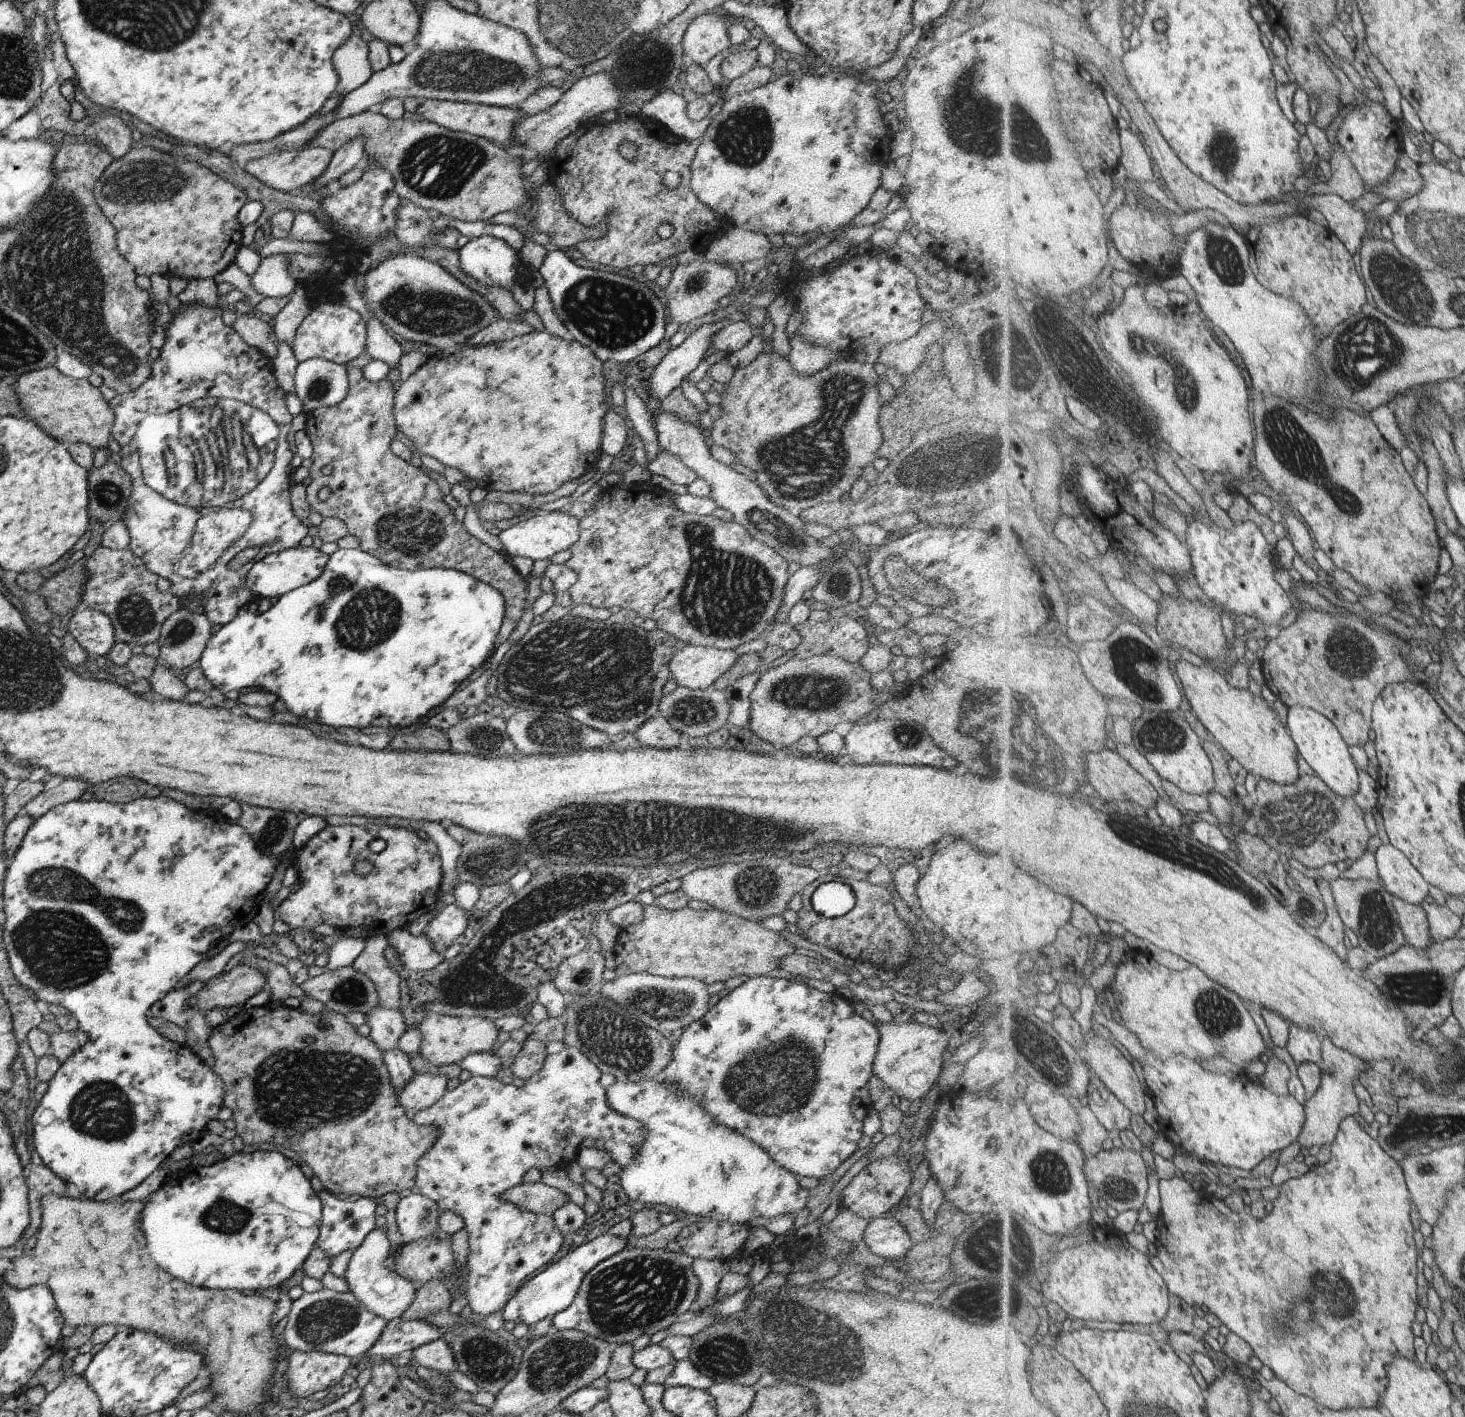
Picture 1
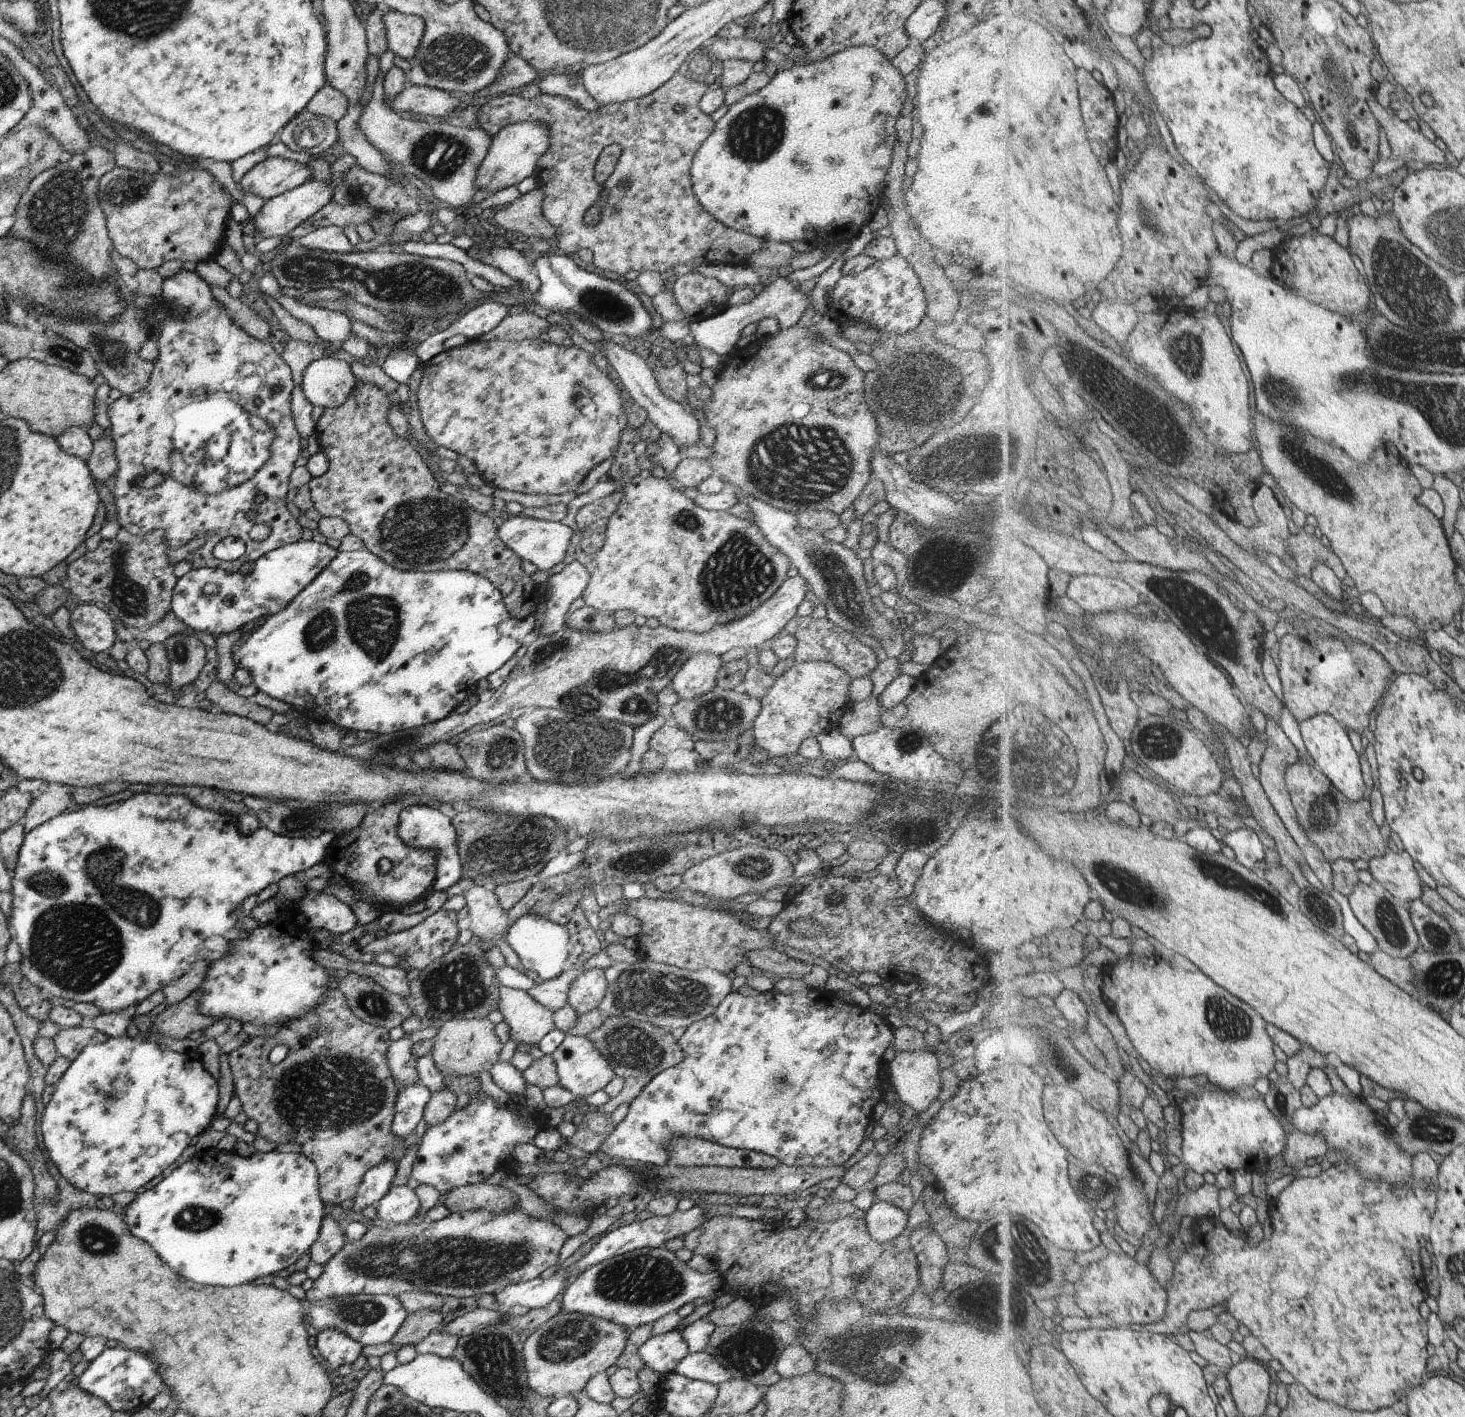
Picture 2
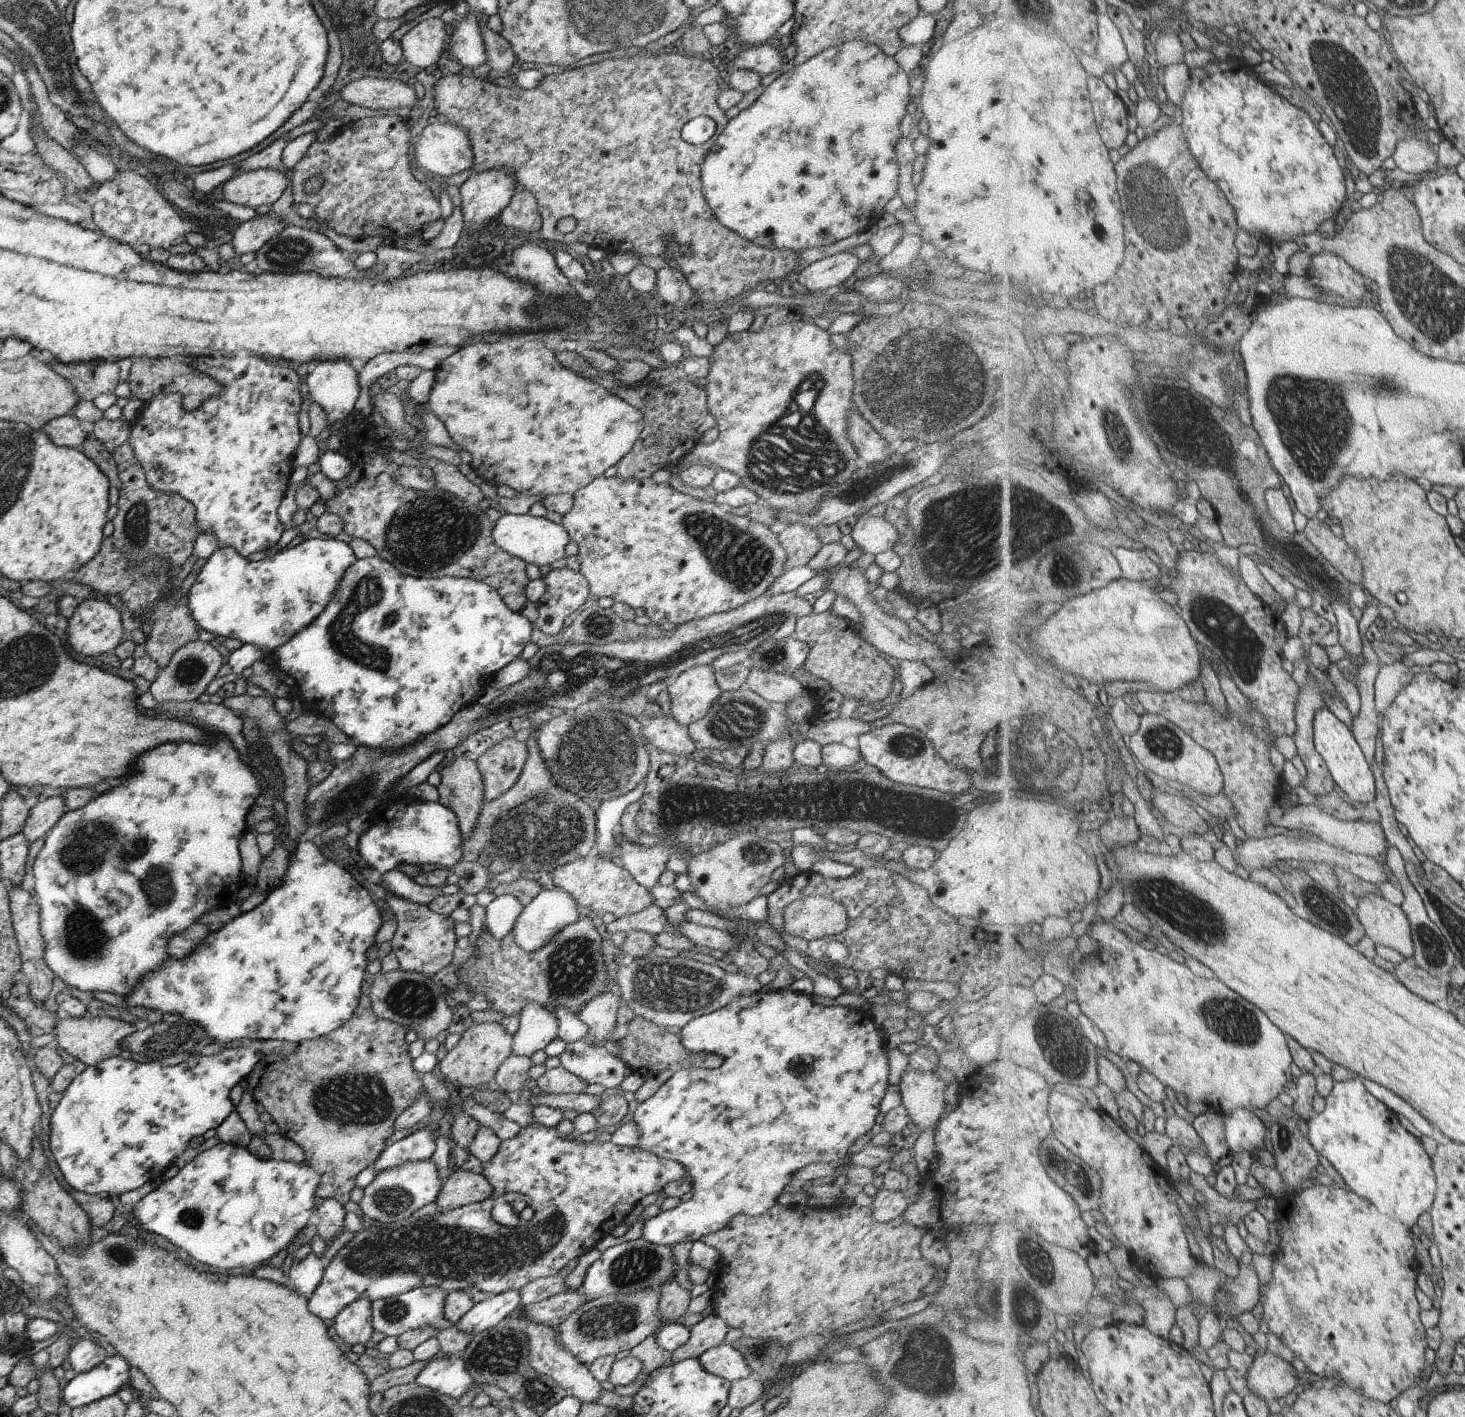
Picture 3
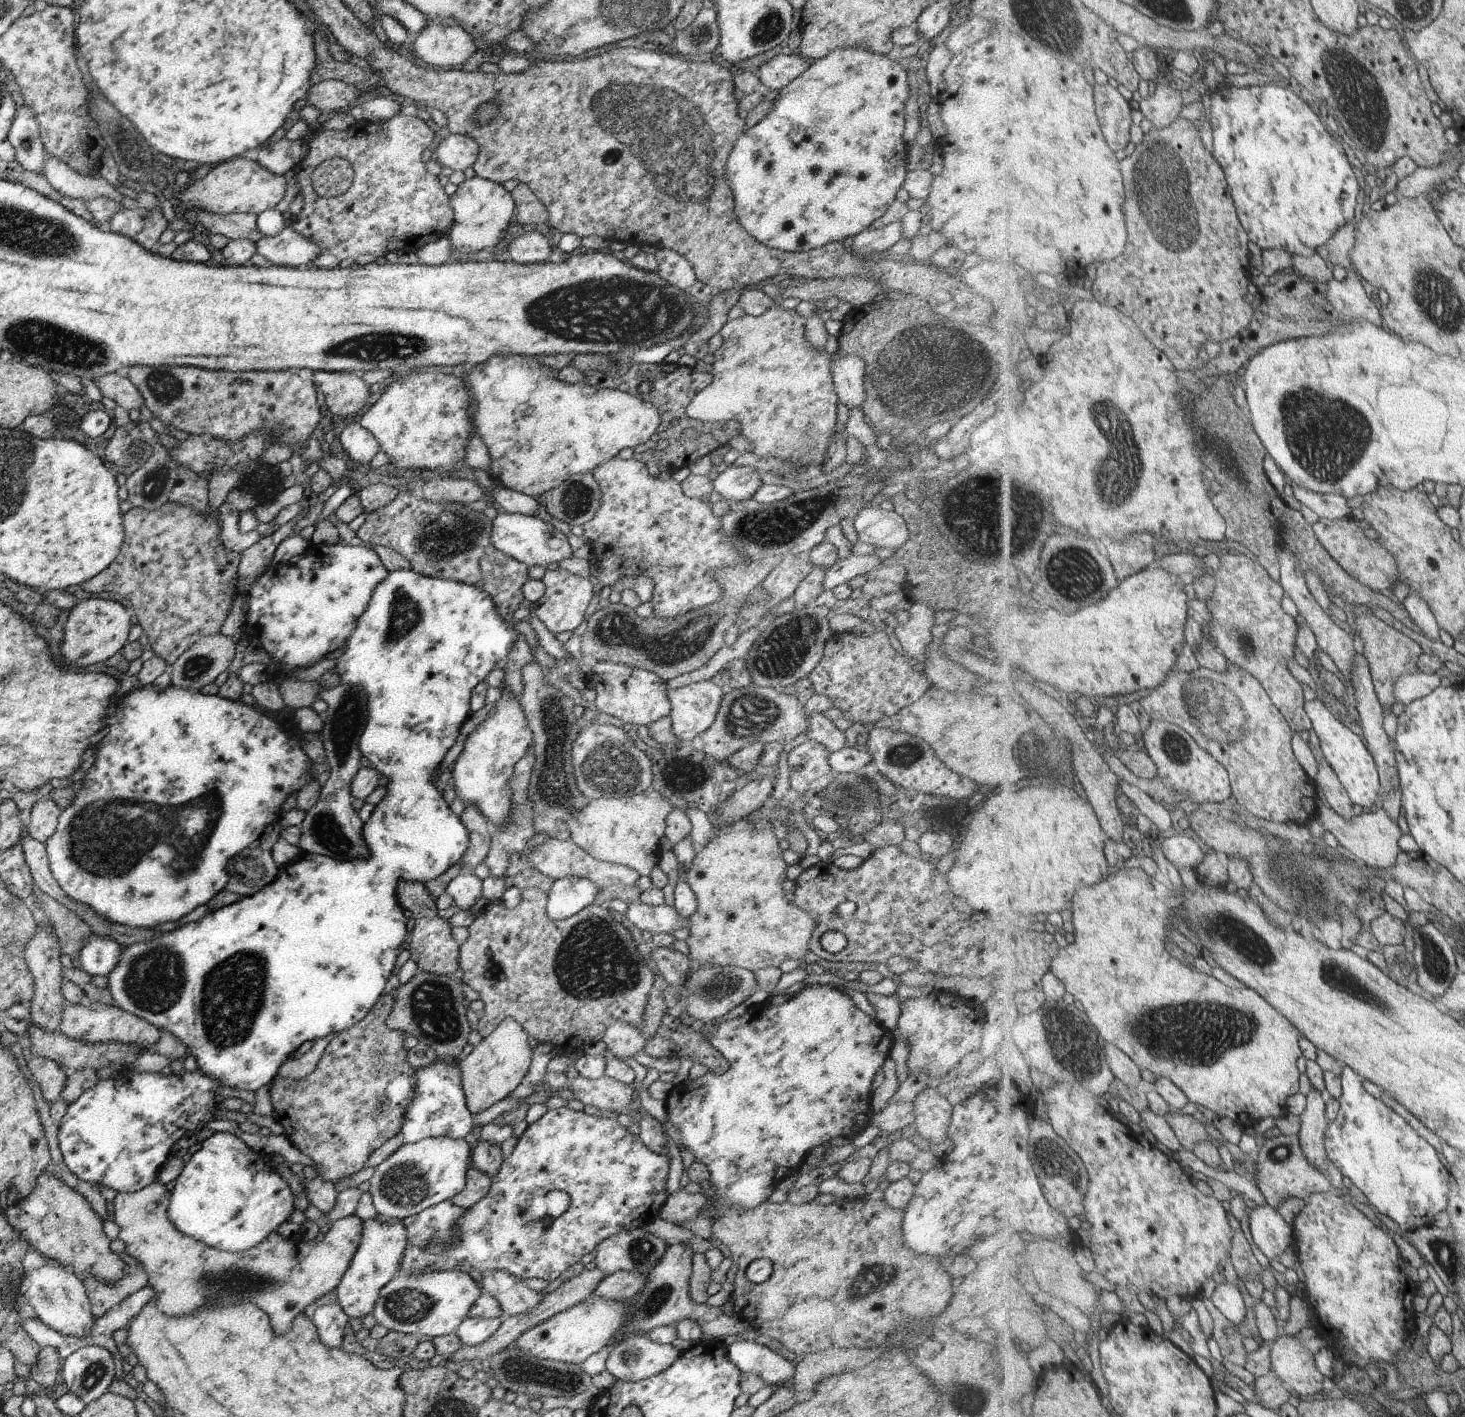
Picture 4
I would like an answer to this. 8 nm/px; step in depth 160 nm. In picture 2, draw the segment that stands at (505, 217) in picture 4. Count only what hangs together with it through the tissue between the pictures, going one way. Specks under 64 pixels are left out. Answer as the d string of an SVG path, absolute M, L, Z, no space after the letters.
M513 122L507 124L503 128L499 128L497 134L493 134L487 154L477 168L475 174L475 188L477 188L477 198L485 199L490 195L499 192L509 186L518 185L521 180L528 176L532 176L539 161L539 156L543 156L543 152L549 146L549 138L547 138L547 126L543 122Z

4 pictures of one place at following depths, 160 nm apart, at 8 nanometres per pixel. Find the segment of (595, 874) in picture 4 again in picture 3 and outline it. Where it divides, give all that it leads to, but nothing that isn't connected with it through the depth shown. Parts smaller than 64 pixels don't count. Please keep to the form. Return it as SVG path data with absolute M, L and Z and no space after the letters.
M594 854L577 858L569 864L557 866L549 873L553 885L565 890L576 903L580 911L595 911L597 914L609 913L615 918L628 916L637 913L650 905L653 905L653 898L648 890L639 886L631 874L621 868L614 861L605 861L597 858Z

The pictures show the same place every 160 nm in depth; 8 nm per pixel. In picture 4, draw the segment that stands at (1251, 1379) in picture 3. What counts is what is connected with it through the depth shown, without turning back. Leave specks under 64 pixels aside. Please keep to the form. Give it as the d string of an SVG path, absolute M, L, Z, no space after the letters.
M1282 1336L1269 1347L1271 1368L1283 1384L1301 1395L1319 1396L1323 1390L1323 1374L1311 1354L1295 1336Z

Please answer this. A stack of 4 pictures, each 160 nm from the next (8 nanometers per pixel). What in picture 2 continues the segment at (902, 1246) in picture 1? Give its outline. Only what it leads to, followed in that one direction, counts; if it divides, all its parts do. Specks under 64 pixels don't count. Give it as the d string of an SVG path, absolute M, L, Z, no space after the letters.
M874 1200L865 1212L865 1228L877 1245L893 1242L906 1231L907 1216L903 1210L889 1202Z

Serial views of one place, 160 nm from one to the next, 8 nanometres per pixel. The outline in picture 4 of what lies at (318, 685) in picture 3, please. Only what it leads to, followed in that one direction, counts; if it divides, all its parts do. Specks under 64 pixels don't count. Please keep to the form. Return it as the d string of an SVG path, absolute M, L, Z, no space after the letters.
M387 570L387 576L373 588L369 602L365 602L365 604L367 606L365 606L363 614L355 620L355 628L353 628L355 632L349 638L349 642L345 644L343 654L339 656L335 668L341 674L341 684L343 682L347 682L351 686L361 684L369 696L367 698L369 722L367 722L367 726L363 726L362 734L358 736L357 750L361 756L367 758L371 767L389 779L385 796L374 806L368 820L361 827L361 838L369 850L369 858L340 861L321 854L309 854L298 848L299 852L295 854L295 858L280 866L277 869L277 876L268 885L252 895L244 896L241 900L222 908L208 911L197 922L181 923L171 932L157 934L147 942L125 945L113 972L109 972L109 976L107 976L107 987L117 1008L145 1019L158 1030L171 1032L183 1044L184 1048L189 1050L189 1054L195 1059L199 1071L207 1074L207 1076L217 1078L222 1087L229 1086L229 1088L255 1093L263 1084L272 1081L271 1078L275 1076L277 1068L283 1062L295 1058L307 1044L317 1040L317 1038L347 1030L357 1024L369 1008L377 1002L377 998L383 994L383 986L385 986L387 977L395 967L395 958L397 958L399 948L401 948L405 934L408 932L405 915L401 906L397 904L397 898L395 898L395 888L397 888L399 880L401 883L405 880L405 882L419 882L421 884L427 880L436 881L439 874L443 874L449 866L459 862L467 844L469 844L463 823L449 809L441 794L437 792L431 782L431 774L433 774L435 767L441 765L447 750L457 742L460 727L470 714L469 700L473 688L485 680L493 668L502 666L505 662L512 643L519 634L513 629L515 622L499 614L491 596L485 594L483 590L461 582L422 576L411 570Z

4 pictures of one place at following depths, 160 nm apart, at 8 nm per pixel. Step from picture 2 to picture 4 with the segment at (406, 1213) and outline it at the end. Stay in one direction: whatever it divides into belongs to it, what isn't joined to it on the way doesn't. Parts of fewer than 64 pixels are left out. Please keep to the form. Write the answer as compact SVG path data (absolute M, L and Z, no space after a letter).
M431 1136L407 1142L375 1166L368 1180L372 1206L383 1218L403 1221L460 1192L465 1186L465 1172L470 1167L469 1144L463 1137Z

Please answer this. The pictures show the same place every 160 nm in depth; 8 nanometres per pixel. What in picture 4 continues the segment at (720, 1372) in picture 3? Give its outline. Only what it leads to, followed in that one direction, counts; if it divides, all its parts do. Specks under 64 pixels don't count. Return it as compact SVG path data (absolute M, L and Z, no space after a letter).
M735 1340L726 1346L728 1359L739 1372L755 1373L763 1379L765 1385L791 1384L799 1366L774 1353L768 1346L755 1343L753 1340Z

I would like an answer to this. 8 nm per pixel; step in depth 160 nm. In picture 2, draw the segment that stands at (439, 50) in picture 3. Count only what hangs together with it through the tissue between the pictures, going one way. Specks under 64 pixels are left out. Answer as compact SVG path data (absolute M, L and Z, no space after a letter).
M381 9L387 49L405 61L411 60L423 35L423 20L390 9Z

